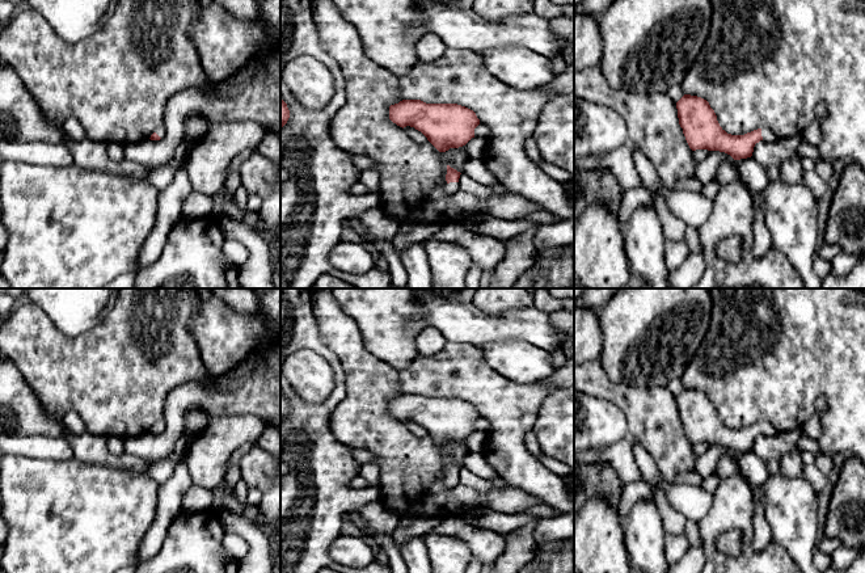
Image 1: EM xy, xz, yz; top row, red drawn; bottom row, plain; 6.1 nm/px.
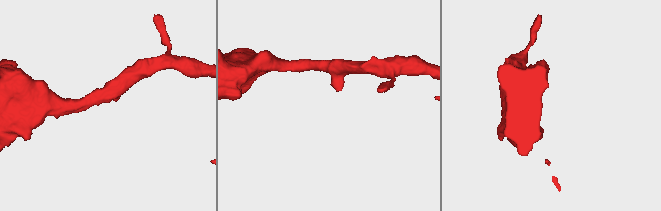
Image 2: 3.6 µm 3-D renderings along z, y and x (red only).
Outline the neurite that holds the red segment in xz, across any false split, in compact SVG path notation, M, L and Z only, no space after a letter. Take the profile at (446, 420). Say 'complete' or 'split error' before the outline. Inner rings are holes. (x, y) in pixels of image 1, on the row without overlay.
complete; M402 393L389 400L389 413L400 421L414 421L439 445L465 439L480 418L476 406L457 397L426 397Z

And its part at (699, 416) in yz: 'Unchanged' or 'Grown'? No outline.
Grown

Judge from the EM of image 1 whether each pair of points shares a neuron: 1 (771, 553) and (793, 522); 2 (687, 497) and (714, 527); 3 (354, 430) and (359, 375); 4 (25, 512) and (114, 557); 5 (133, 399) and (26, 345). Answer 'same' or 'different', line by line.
1: different
2: different
3: same
4: same
5: same

